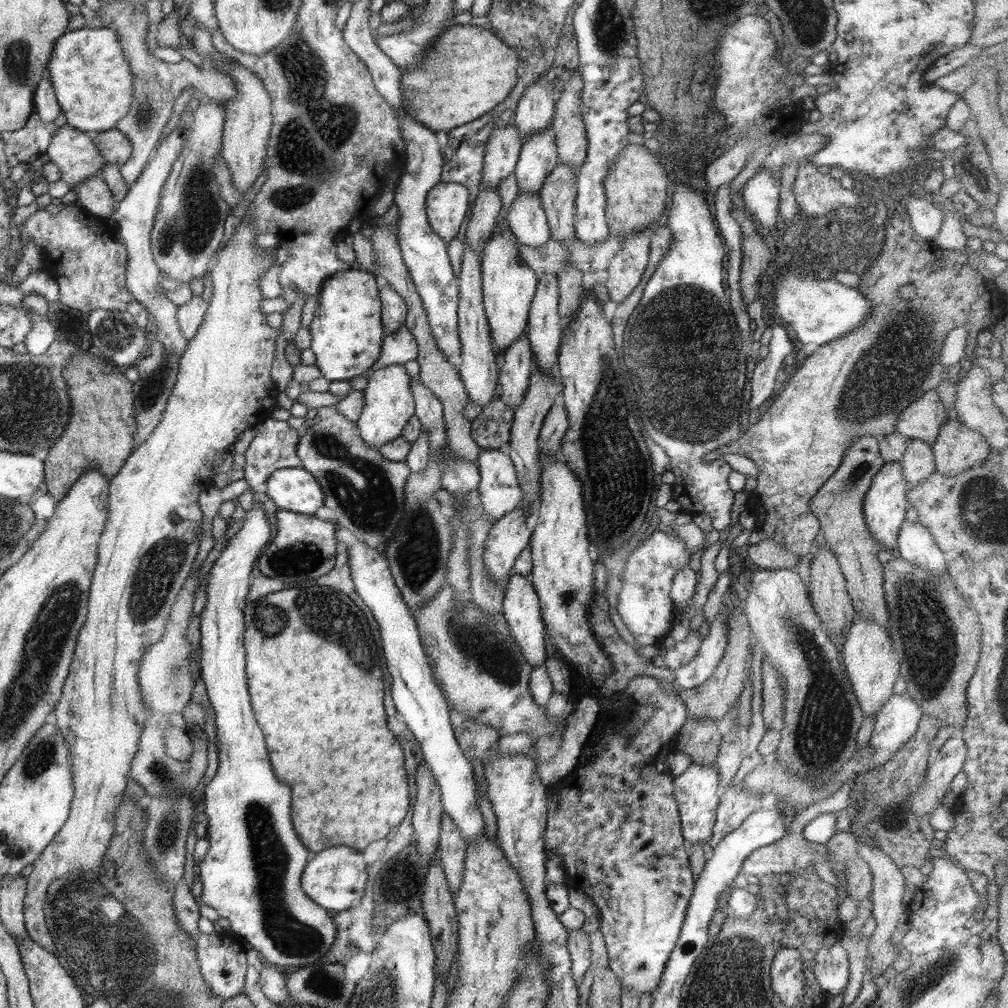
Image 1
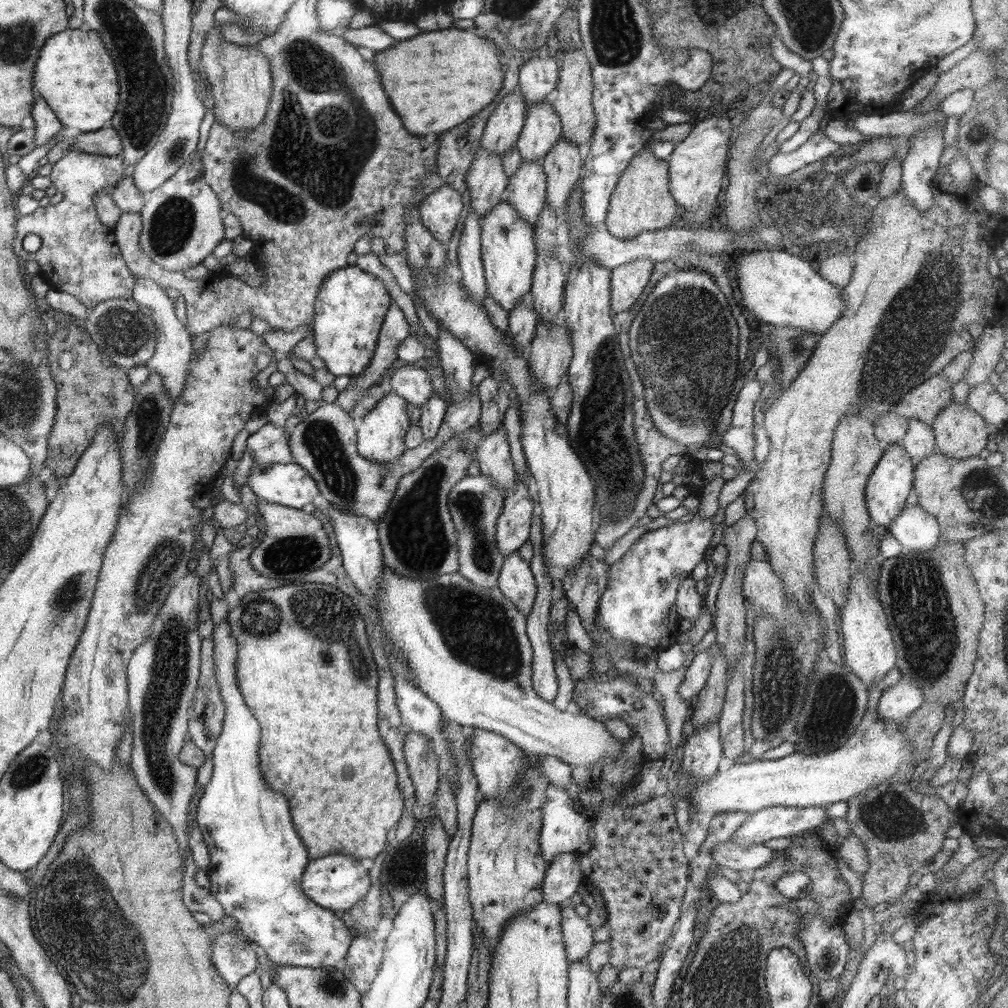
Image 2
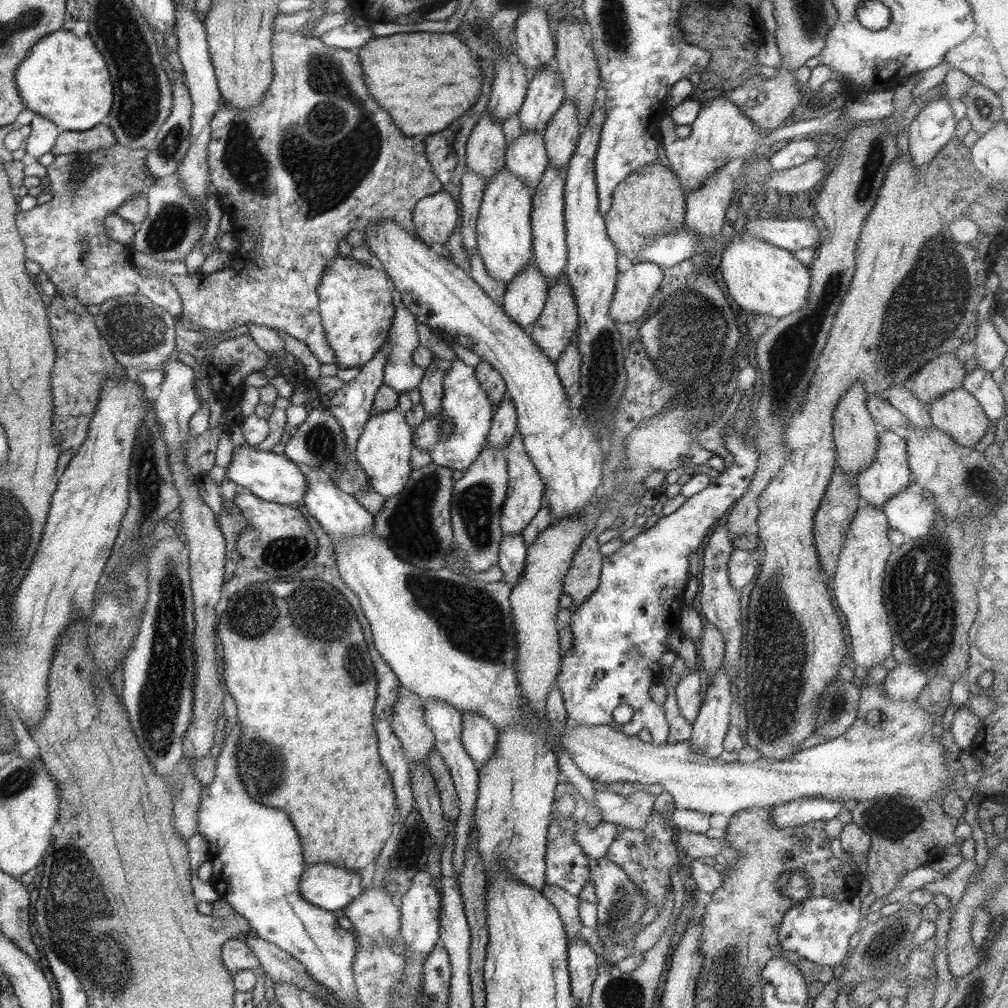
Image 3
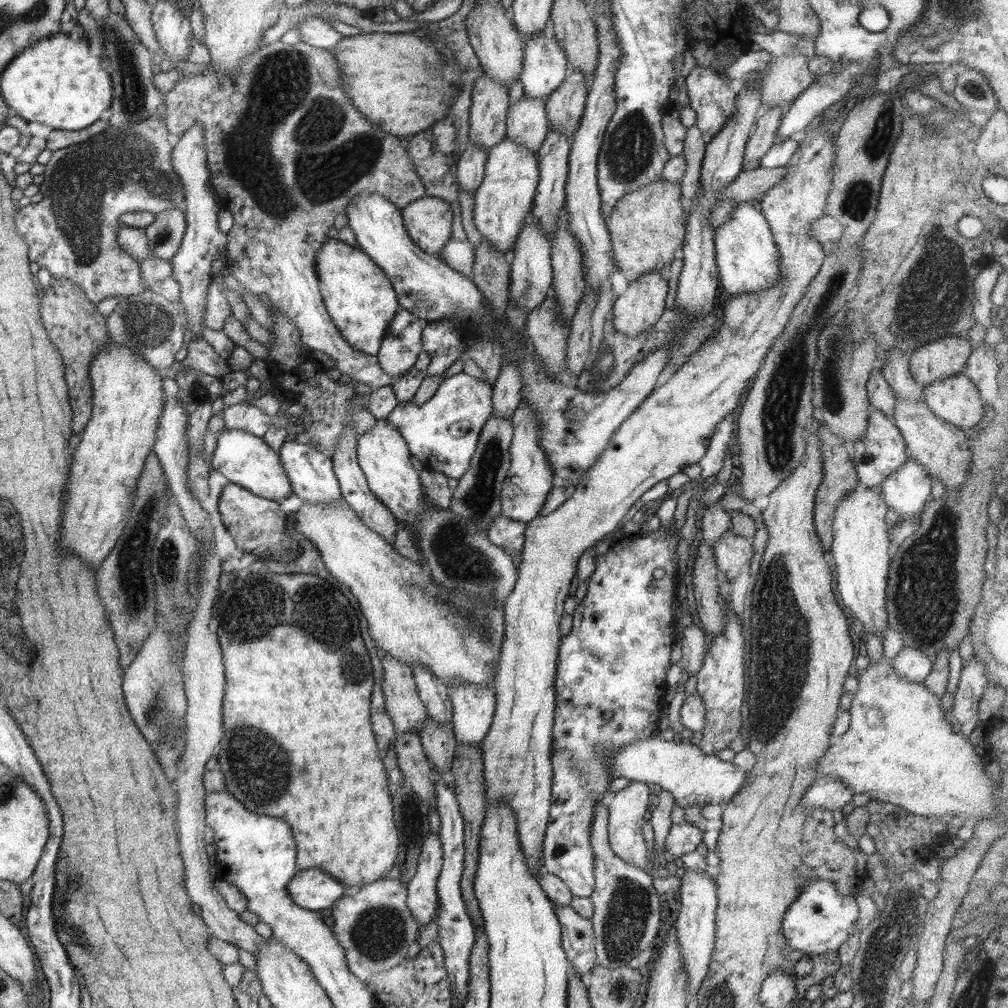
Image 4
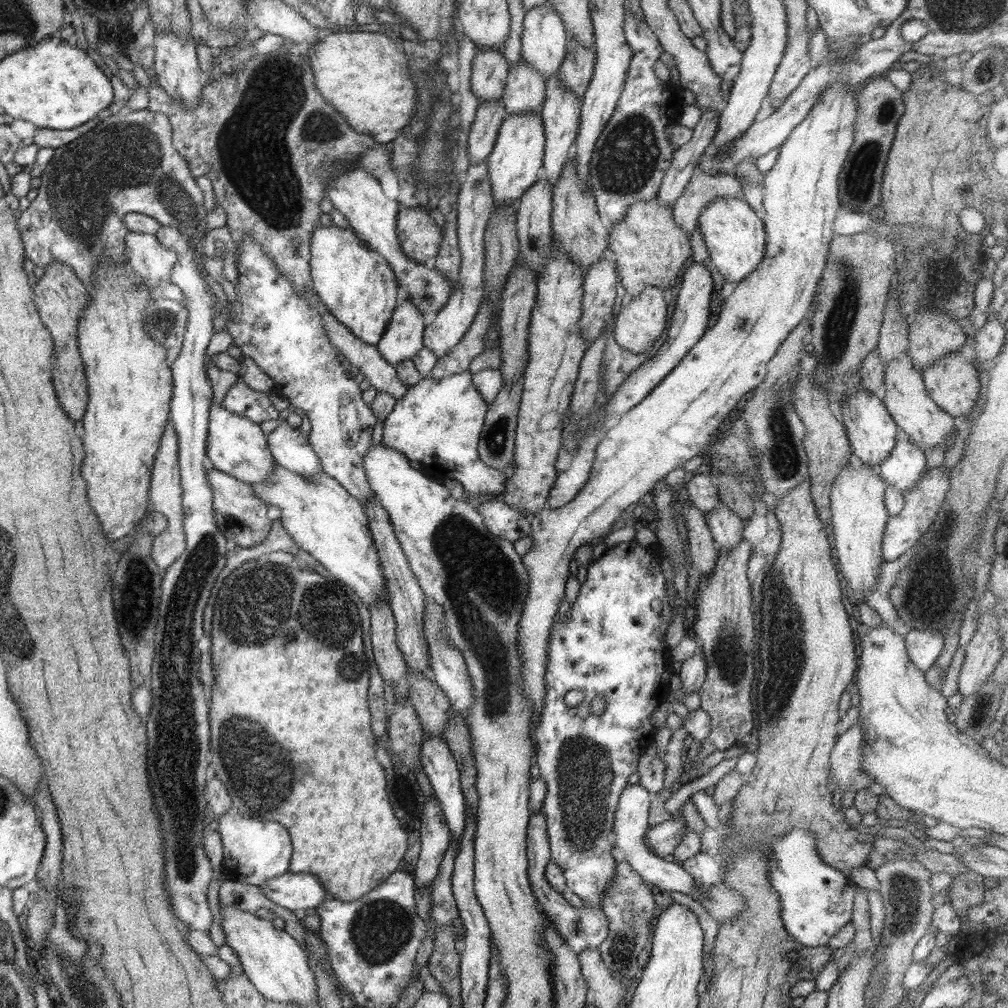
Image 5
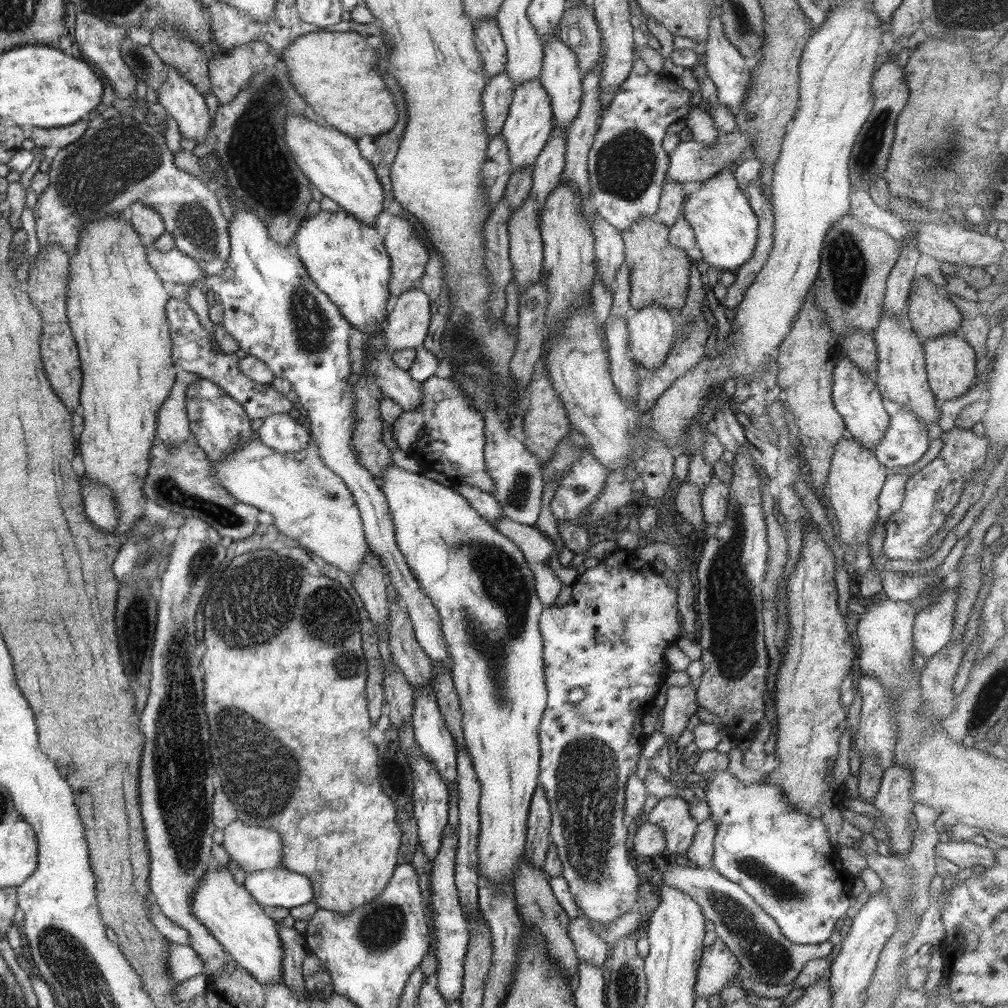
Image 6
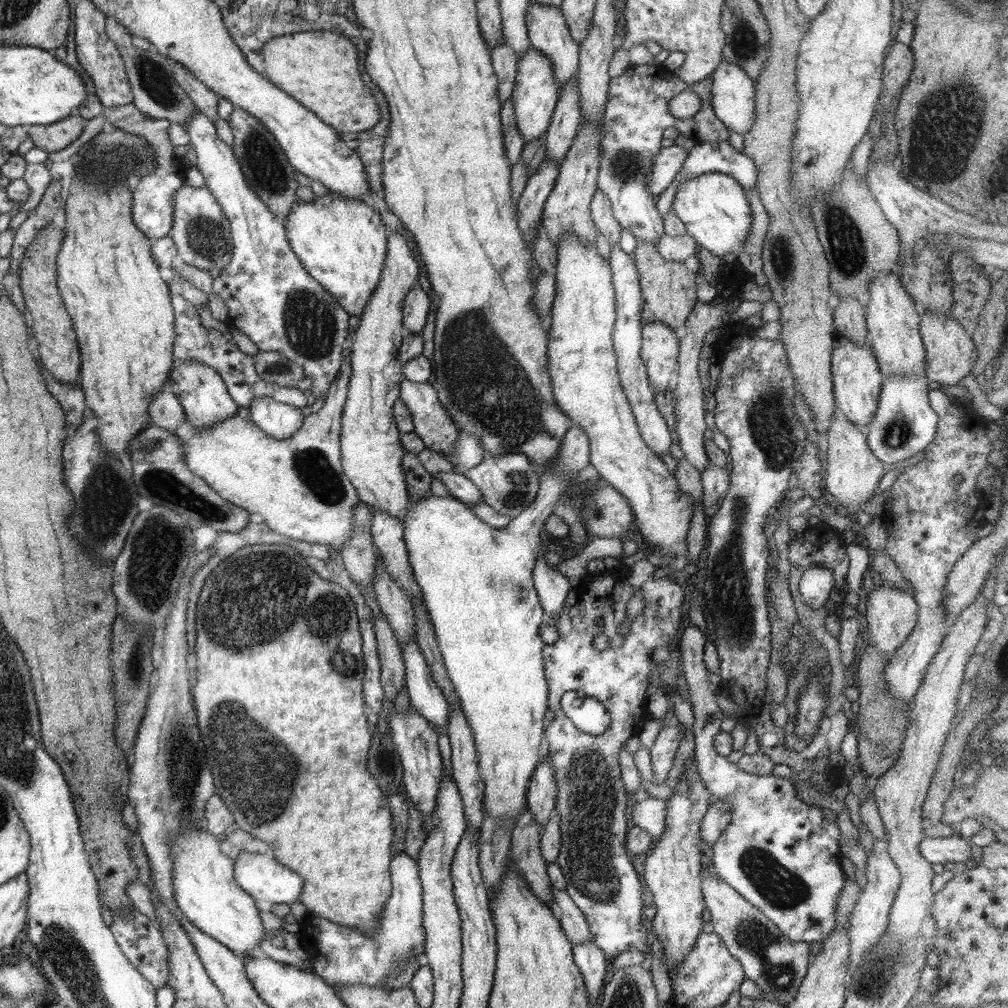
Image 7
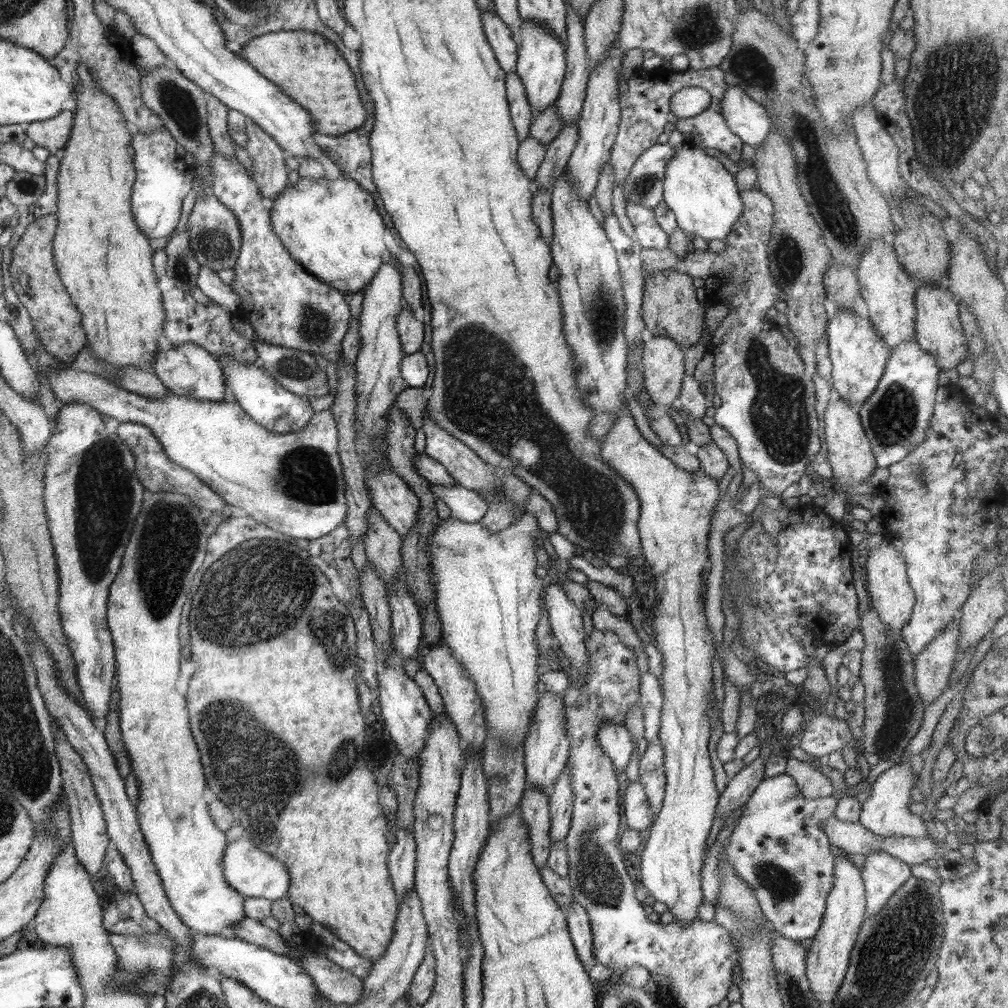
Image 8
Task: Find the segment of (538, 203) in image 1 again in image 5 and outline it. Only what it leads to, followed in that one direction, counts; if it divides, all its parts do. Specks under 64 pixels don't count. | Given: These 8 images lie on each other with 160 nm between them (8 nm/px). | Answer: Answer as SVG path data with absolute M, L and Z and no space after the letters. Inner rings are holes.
M522 56L515 65L509 67L505 89L501 96L508 116L520 113L540 113L546 87L542 76L532 69Z

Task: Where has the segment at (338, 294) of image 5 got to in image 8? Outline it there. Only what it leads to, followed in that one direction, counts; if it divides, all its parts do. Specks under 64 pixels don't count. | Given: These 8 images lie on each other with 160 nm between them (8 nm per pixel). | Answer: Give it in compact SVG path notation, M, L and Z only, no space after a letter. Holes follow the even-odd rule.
M346 174L318 180L300 177L273 200L270 208L273 231L311 276L350 298L363 292L388 258L384 242L386 226L373 196Z

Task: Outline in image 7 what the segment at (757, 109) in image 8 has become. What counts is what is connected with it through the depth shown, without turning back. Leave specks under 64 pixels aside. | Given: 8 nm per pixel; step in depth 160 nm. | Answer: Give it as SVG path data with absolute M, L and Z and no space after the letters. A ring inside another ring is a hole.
M724 59L711 77L715 115L729 130L745 134L755 117L755 82L739 66Z

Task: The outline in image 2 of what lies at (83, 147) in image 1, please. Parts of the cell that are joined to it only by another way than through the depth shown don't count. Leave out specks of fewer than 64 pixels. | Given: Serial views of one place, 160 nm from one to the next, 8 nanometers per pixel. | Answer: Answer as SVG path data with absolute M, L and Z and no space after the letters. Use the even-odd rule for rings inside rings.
M71 150L52 165L52 170L49 175L50 180L54 184L54 188L57 188L57 192L62 192L63 199L57 205L38 207L32 214L21 216L16 220L16 230L18 230L18 236L14 238L16 256L25 261L35 260L41 268L40 276L50 288L75 296L88 310L92 310L108 300L130 301L134 295L135 274L132 274L126 259L122 256L114 230L102 224L99 219L95 209L95 196L100 191L109 191L122 179L130 176L132 167L129 168L124 162L122 154L102 156L96 153ZM26 234L37 234L42 239L42 245L36 253L27 252L22 248L22 239Z

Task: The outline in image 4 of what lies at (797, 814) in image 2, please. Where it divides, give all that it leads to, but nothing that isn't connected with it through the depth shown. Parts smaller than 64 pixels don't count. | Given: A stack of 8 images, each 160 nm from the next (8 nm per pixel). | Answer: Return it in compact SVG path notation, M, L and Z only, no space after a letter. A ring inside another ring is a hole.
M818 777L806 791L800 807L807 811L821 808L833 812L849 804L852 798L853 794L846 788L846 784L838 782L836 777Z

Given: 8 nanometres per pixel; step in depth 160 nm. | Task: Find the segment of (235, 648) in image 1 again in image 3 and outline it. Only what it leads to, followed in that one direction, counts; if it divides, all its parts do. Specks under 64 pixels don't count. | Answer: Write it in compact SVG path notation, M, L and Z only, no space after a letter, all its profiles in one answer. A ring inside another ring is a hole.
M239 722L226 739L226 745L216 758L216 775L210 785L202 788L200 807L198 808L198 834L209 844L209 860L213 866L212 886L220 899L227 902L234 912L244 917L257 935L302 963L306 972L345 1006L361 1006L357 995L357 986L353 971L353 962L357 953L357 942L350 931L338 925L334 913L316 907L300 895L301 874L307 867L302 858L300 838L290 822L290 818L274 808L266 808L248 795L238 773L238 737L241 735Z

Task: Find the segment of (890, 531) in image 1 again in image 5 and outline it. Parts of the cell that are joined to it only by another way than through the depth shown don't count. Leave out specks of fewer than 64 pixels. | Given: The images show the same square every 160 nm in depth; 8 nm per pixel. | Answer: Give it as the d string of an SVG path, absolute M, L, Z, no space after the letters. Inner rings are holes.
M858 386L858 389L854 389L843 400L837 415L845 427L853 450L853 459L877 468L890 456L892 449L896 446L897 436L901 433L881 398Z

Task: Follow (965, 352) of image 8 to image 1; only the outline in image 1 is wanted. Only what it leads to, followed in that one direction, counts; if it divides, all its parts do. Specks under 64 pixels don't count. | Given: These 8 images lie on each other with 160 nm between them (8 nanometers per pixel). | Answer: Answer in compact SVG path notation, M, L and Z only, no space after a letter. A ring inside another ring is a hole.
M950 419L940 428L931 447L936 471L946 476L956 476L975 466L989 465L994 453L982 434L959 420Z

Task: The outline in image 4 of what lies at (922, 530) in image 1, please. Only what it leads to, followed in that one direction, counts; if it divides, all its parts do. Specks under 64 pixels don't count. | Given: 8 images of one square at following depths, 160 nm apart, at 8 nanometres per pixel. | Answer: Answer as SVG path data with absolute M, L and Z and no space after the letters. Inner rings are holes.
M909 458L881 482L882 500L905 519L920 517L924 507L932 500L930 479L928 469Z

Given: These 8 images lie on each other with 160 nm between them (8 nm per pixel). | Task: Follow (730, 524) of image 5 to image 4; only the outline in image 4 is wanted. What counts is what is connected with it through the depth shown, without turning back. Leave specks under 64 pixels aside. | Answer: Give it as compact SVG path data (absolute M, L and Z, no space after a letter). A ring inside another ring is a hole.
M732 530L724 532L712 547L721 576L732 582L740 574L742 566L752 562L755 554L751 541Z

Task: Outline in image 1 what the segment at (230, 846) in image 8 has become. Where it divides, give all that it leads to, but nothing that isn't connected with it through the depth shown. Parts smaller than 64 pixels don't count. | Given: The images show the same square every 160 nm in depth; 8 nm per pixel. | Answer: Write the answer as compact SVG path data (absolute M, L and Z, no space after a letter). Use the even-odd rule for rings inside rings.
M336 846L315 853L307 862L301 878L302 891L316 904L329 910L346 910L362 899L368 880L367 864L354 848Z

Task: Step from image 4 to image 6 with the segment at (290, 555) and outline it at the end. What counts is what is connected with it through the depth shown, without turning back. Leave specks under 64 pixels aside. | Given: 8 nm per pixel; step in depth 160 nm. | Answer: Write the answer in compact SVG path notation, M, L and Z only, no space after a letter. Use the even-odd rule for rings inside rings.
M156 438L152 448L150 468L144 481L143 492L148 495L156 512L174 512L199 518L220 536L228 536L233 541L247 539L255 533L259 525L259 510L236 500L223 486L219 485L207 453L191 439L171 447L163 440Z

